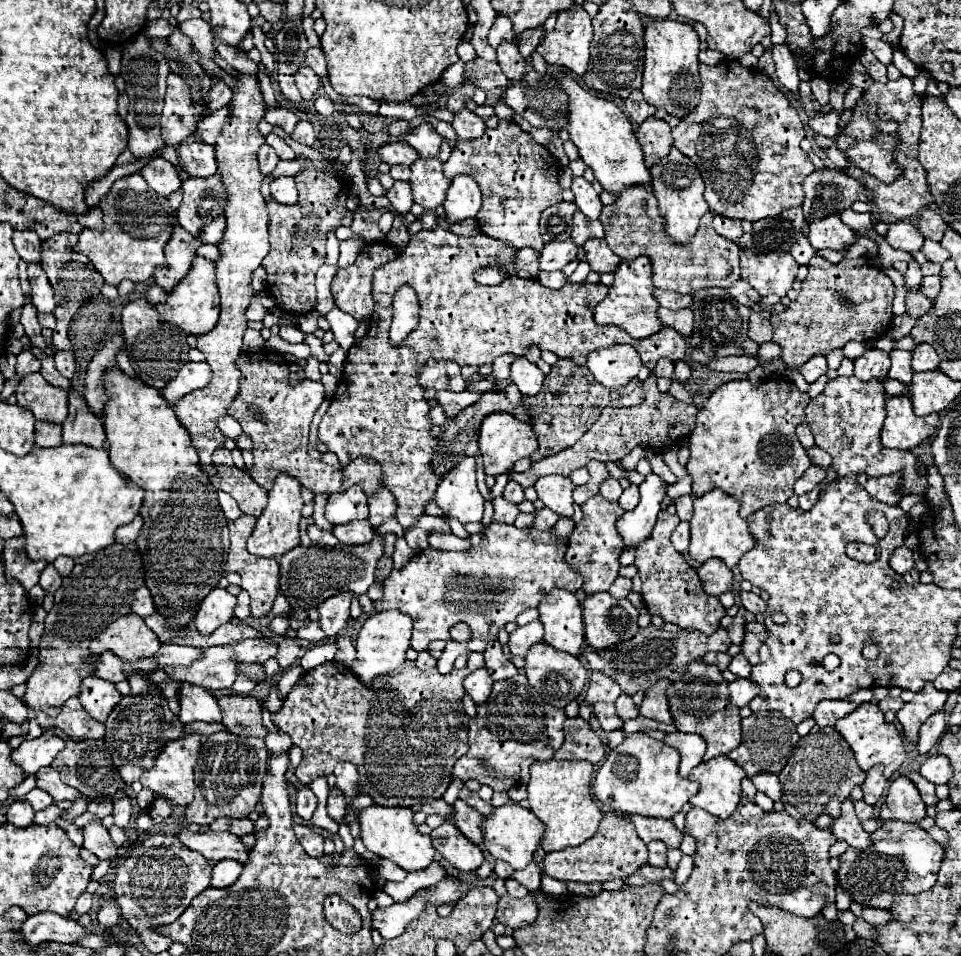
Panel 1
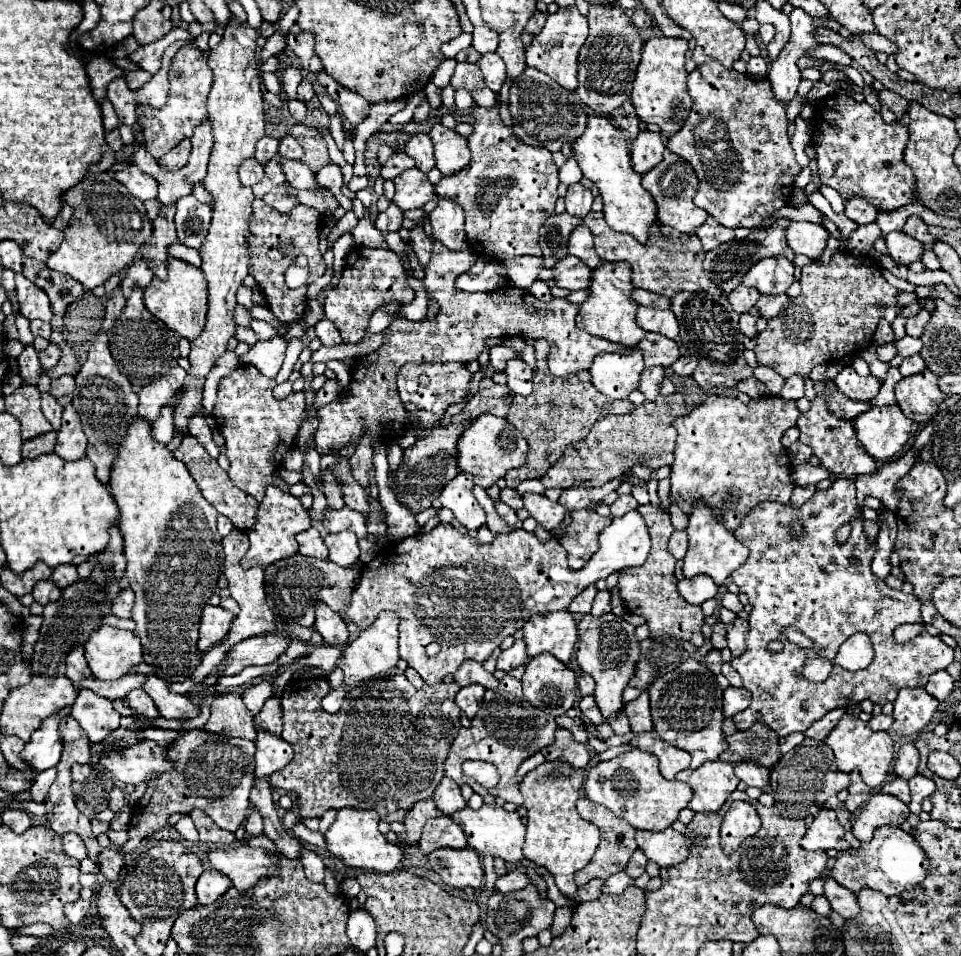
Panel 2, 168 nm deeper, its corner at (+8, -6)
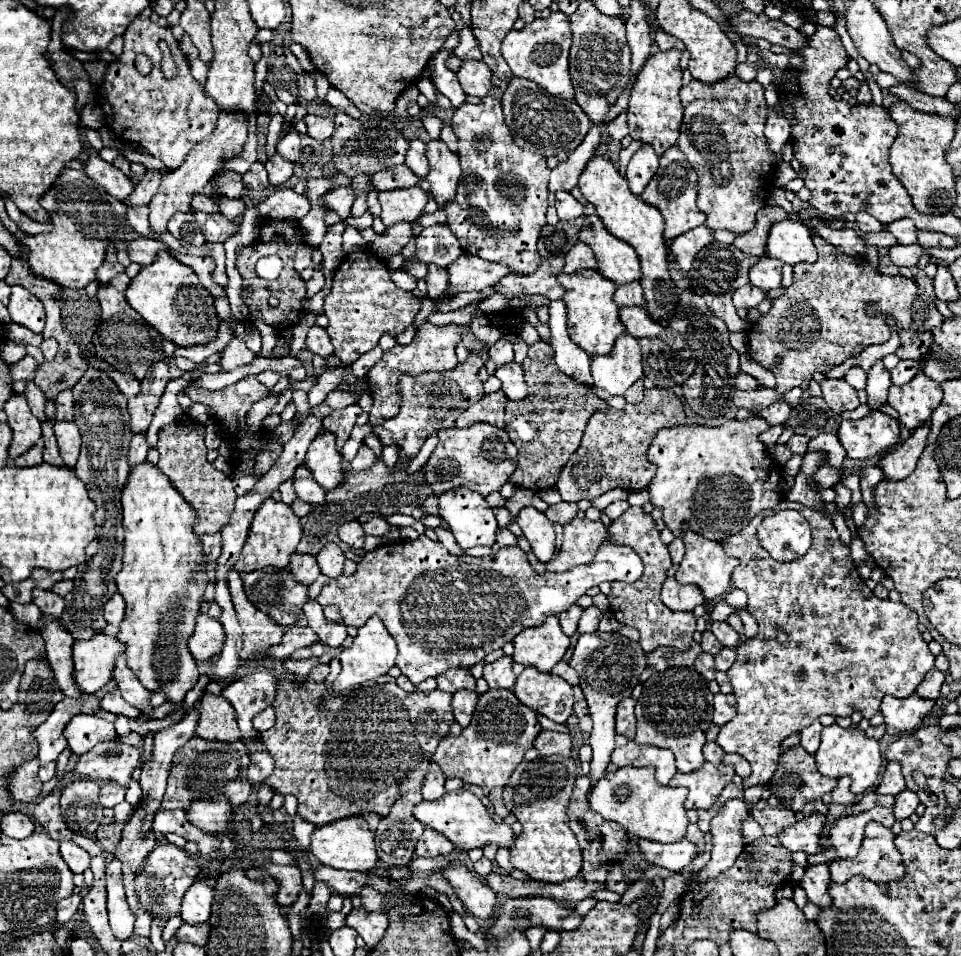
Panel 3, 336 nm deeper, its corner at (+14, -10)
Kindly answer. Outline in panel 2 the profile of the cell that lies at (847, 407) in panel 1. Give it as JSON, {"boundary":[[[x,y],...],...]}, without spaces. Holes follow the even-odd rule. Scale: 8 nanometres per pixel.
{"boundary":[[[820,394],[812,400],[812,406],[808,412],[802,412],[798,418],[800,428],[800,442],[808,444],[814,450],[814,456],[822,462],[822,466],[832,472],[834,476],[858,476],[858,474],[872,474],[878,470],[878,462],[868,456],[868,452],[862,448],[862,444],[856,438],[854,420],[838,420],[834,412],[826,408],[826,394]]]}

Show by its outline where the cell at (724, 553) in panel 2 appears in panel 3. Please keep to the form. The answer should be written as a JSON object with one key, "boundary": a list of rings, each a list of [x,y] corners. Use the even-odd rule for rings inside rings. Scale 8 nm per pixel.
{"boundary":[[[686,530],[682,540],[686,544],[686,554],[684,554],[684,560],[680,562],[674,578],[680,584],[694,584],[694,586],[698,586],[706,600],[714,600],[714,598],[726,594],[730,590],[730,584],[732,584],[730,576],[732,576],[732,570],[738,566],[738,560],[732,558],[732,556],[726,556],[726,552],[724,552],[720,542],[706,540],[704,536],[700,536],[700,534],[692,532],[692,530]]]}

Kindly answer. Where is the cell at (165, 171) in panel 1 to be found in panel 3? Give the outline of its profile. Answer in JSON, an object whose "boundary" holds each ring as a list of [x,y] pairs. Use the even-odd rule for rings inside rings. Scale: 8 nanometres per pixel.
{"boundary":[[[98,154],[86,158],[84,174],[92,178],[98,186],[102,186],[116,200],[124,200],[134,188],[134,182],[128,176],[124,176],[114,164],[104,162]]]}

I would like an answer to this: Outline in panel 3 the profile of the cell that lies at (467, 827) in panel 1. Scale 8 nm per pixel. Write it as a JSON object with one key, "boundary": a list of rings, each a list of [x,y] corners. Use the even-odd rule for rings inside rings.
{"boundary":[[[426,828],[416,844],[415,854],[434,858],[434,856],[446,856],[452,850],[454,850],[454,844],[446,836],[442,836],[440,832],[436,832],[432,828]]]}

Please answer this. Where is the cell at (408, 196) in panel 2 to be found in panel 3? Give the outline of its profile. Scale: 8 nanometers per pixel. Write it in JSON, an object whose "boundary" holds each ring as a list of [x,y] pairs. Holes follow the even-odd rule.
{"boundary":[[[420,186],[404,188],[404,190],[388,190],[378,194],[380,206],[382,206],[382,222],[386,228],[398,222],[416,222],[416,218],[422,214],[428,196]]]}

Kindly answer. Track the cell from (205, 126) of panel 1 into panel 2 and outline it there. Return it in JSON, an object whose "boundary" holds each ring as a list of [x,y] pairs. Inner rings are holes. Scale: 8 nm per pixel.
{"boundary":[[[182,140],[178,146],[174,146],[166,156],[160,158],[160,164],[168,170],[178,170],[188,162],[188,154],[192,152],[192,142]]]}

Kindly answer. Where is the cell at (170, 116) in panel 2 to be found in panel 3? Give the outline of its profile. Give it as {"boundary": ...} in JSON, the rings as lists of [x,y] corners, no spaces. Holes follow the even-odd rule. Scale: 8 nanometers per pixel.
{"boundary":[[[140,16],[128,26],[124,34],[124,52],[114,60],[102,80],[102,102],[108,106],[102,106],[102,112],[106,114],[106,124],[114,132],[116,140],[122,144],[134,144],[154,158],[160,158],[168,170],[176,170],[184,160],[188,150],[196,146],[196,142],[204,140],[212,130],[216,128],[216,120],[220,114],[220,108],[204,96],[204,86],[198,84],[192,74],[186,56],[182,54],[178,40],[172,36],[170,28],[162,28],[152,20],[142,20]],[[166,40],[170,46],[174,64],[176,64],[176,78],[166,80],[162,74],[162,50],[158,48],[158,42]],[[136,54],[148,54],[152,58],[152,72],[148,76],[142,76],[134,68]]]}

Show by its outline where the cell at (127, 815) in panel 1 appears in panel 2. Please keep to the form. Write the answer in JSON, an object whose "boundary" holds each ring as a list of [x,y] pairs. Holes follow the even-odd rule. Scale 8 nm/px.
{"boundary":[[[114,788],[114,790],[110,792],[110,804],[108,804],[108,808],[118,814],[118,812],[122,812],[124,806],[126,806],[126,796],[124,796],[124,792],[122,792],[120,788]]]}

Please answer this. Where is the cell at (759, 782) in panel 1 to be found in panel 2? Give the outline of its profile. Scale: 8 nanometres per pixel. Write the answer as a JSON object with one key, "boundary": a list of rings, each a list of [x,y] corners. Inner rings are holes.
{"boundary":[[[740,762],[736,764],[734,768],[736,776],[746,784],[746,786],[756,786],[760,790],[764,790],[770,782],[770,772],[758,764],[752,764],[752,762]]]}

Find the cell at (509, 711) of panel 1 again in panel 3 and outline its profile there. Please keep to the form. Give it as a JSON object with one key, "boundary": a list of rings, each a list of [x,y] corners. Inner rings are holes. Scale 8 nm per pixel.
{"boundary":[[[488,690],[478,698],[470,726],[456,738],[444,736],[434,750],[432,760],[436,760],[436,764],[444,770],[446,778],[458,776],[468,784],[480,786],[496,814],[506,818],[508,808],[502,802],[502,790],[514,768],[524,760],[524,752],[532,748],[538,732],[540,724],[536,720],[536,712],[520,704],[512,690]]]}

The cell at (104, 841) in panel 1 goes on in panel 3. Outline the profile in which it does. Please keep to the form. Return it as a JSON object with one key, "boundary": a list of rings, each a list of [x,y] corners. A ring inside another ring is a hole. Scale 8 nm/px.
{"boundary":[[[110,860],[106,866],[106,888],[108,888],[108,918],[112,932],[118,940],[128,940],[134,930],[134,914],[126,904],[122,886],[122,862]]]}

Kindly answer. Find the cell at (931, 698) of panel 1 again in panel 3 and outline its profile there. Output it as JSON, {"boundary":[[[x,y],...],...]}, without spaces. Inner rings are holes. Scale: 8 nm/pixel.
{"boundary":[[[912,694],[908,698],[894,698],[884,696],[882,700],[882,716],[886,724],[886,734],[902,734],[912,732],[920,726],[920,722],[932,712],[934,702],[922,700],[918,694]]]}

